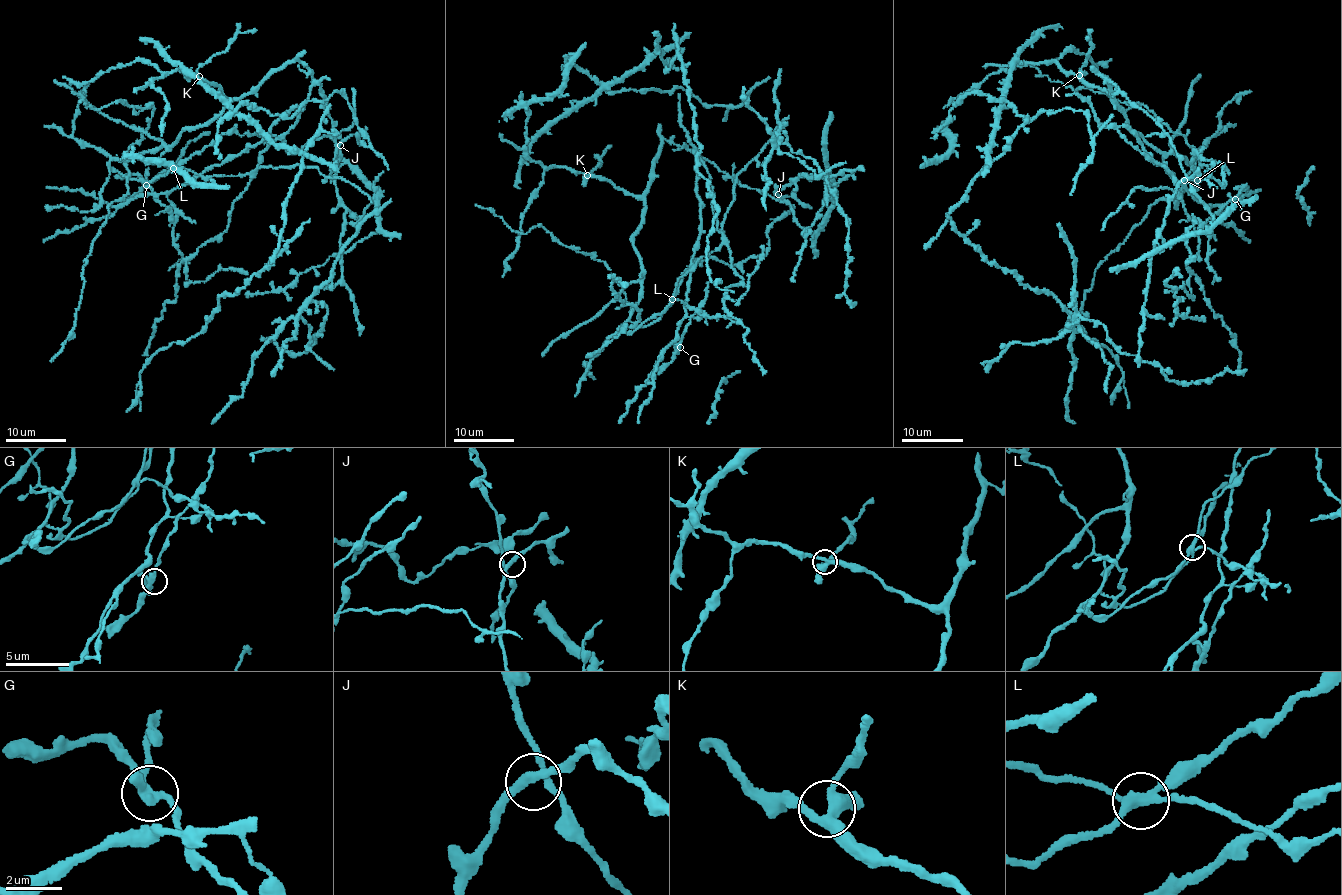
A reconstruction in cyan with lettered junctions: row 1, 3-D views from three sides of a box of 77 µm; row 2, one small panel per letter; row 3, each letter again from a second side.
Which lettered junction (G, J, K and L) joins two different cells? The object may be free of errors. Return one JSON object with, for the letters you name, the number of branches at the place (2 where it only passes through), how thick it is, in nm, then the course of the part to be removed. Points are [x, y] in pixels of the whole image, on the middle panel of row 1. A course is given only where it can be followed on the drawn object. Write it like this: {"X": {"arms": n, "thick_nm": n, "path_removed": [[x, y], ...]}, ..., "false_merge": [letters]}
{"L": {"arms": 4, "thick_nm": 280, "path_removed": [[672, 300], [655, 321], [636, 327], [602, 261], [563, 245], [541, 225], [521, 234], [475, 204]]}, "false_merge": ["L"]}

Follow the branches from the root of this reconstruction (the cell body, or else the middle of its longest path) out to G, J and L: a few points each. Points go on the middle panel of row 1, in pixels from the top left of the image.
G: (686, 274), (724, 235), (697, 156), (701, 226), (684, 307), (688, 316), (703, 314), (691, 318), (680, 347)
J: (686, 274), (661, 316), (628, 321), (622, 289), (642, 277), (633, 239), (663, 140), (778, 194)
L: (686, 274), (678, 278), (672, 300)

